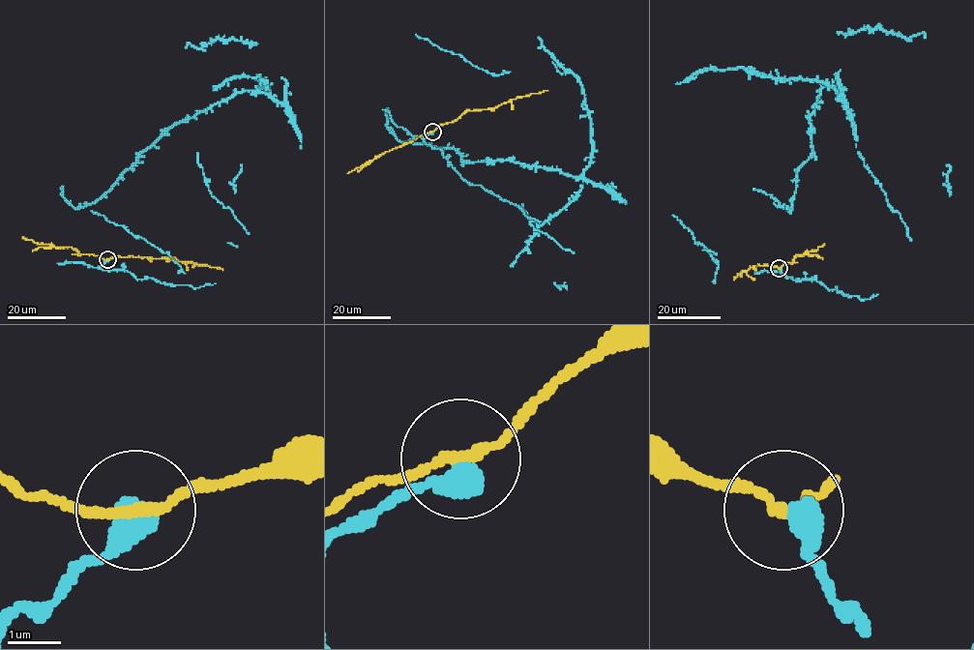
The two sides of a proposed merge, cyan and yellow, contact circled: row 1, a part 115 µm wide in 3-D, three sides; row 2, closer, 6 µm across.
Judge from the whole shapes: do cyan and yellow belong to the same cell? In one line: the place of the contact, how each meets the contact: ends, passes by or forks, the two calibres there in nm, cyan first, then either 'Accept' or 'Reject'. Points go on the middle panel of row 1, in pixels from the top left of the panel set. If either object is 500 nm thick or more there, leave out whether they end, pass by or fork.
Place: (432, 132). Thickness 550 nm (cyan) against 190 nm. Reject

